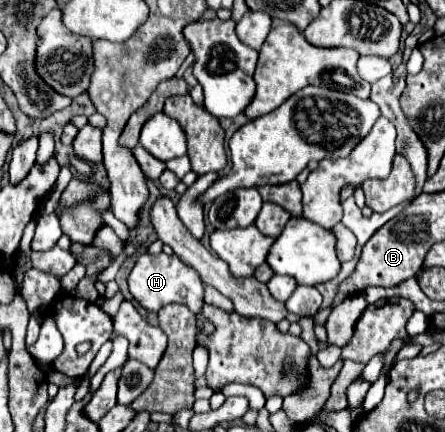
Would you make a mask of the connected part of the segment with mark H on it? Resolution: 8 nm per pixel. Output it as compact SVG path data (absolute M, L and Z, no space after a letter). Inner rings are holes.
M165 252L153 256L153 254L141 254L127 278L129 282L129 290L133 294L133 298L147 310L161 310L163 306L167 304L173 304L173 302L179 302L179 304L185 304L191 312L199 312L201 306L203 306L203 282L201 278L197 276L197 272L193 272L193 268L189 268L179 256L171 254L167 256Z

